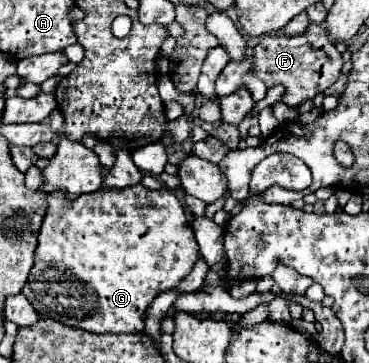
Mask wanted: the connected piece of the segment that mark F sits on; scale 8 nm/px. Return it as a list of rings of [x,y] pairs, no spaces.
[[[309,24],[309,28],[295,38],[277,36],[277,34],[263,36],[261,42],[253,48],[251,76],[263,80],[267,88],[273,88],[277,84],[285,86],[285,94],[281,102],[291,108],[297,108],[305,100],[315,98],[319,92],[329,88],[339,78],[341,68],[343,68],[341,54],[337,52],[335,44],[327,40],[323,28],[325,28],[323,24],[321,26]]]

